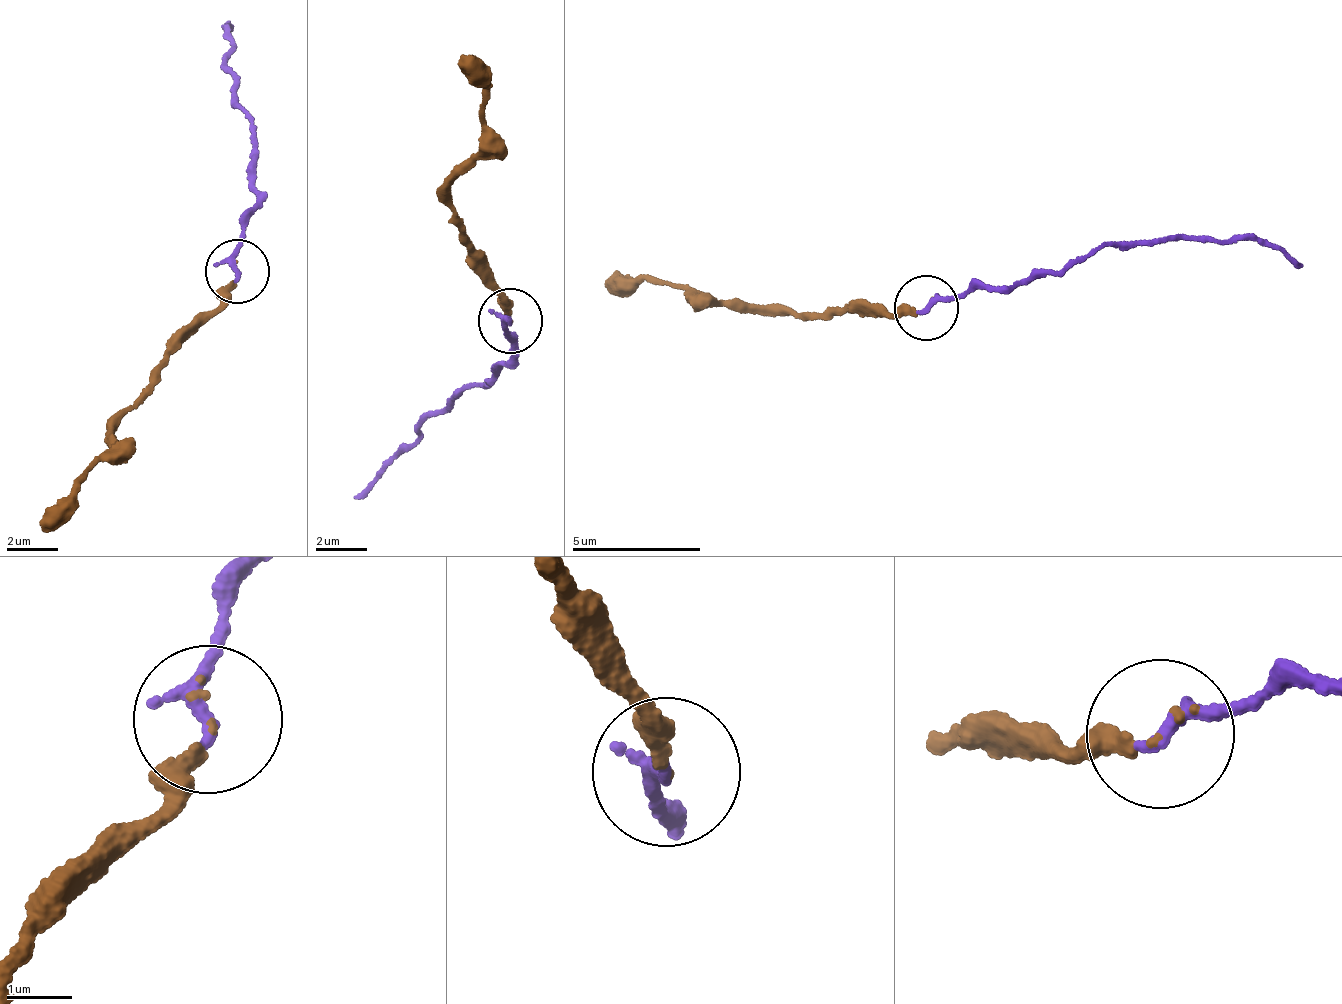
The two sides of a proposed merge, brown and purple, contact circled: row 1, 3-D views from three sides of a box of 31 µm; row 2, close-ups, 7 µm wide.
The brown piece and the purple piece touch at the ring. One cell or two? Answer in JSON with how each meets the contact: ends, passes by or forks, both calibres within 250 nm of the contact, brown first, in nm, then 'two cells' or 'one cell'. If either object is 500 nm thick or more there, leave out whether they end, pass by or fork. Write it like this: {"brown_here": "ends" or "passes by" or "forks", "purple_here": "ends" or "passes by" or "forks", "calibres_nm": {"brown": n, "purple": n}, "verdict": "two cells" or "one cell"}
{"brown_here": "ends", "purple_here": "ends", "calibres_nm": {"brown": 150, "purple": 240}, "verdict": "two cells"}

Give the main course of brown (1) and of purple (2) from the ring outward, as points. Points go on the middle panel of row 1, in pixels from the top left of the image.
1: (509, 320), (504, 288), (451, 210), (453, 166), (482, 146), (484, 70), (459, 57)
2: (509, 320), (510, 359), (488, 382), (475, 382), (421, 422), (421, 444), (351, 499)

